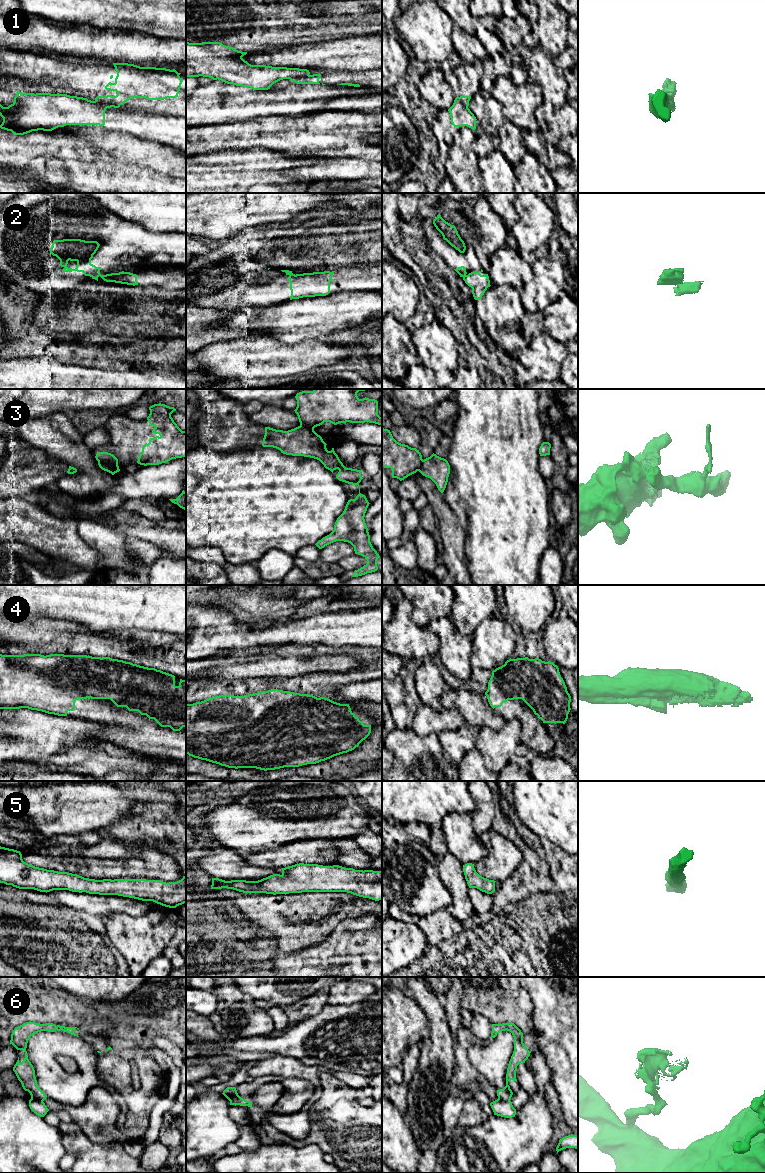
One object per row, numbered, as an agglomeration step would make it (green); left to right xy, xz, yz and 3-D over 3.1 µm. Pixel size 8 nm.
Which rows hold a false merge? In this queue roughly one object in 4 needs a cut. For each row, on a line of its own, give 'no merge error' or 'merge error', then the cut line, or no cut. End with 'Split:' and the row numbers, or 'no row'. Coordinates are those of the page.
1: merge error; cut in xz along (308, 74), (290, 79)
2: merge error; cut in xy along (100, 274), (92, 277)
3: merge error; cut in xy along (98, 461), (108, 464), (118, 471)
4: no merge error; no cut
5: no merge error; no cut
6: merge error; cut in xy along (31, 1096), (42, 1101)
Split: 1, 2, 3, 6

